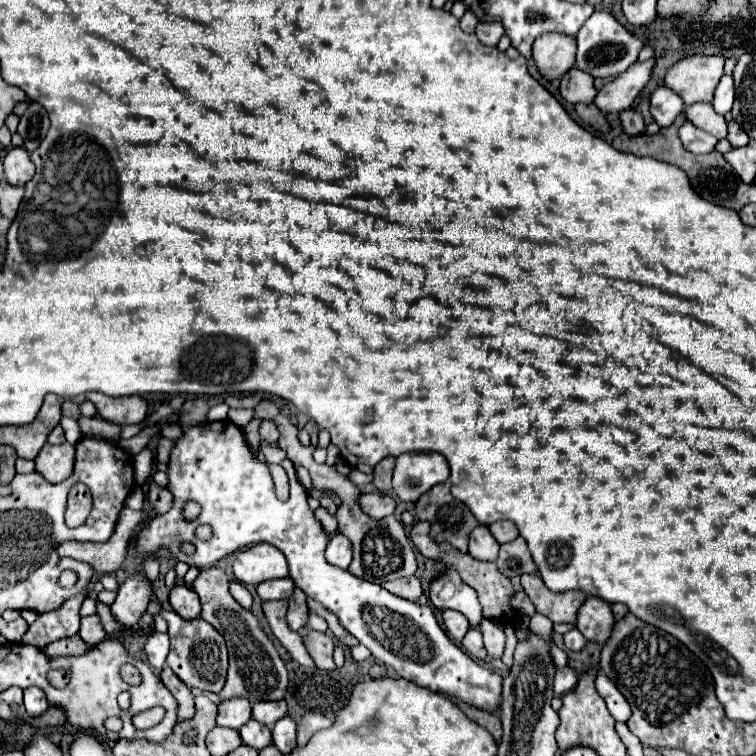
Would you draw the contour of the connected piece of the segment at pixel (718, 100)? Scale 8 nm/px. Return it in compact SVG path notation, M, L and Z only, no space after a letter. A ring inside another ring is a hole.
M723 76L717 84L715 96L713 96L713 108L719 114L727 114L731 110L731 104L735 100L735 88L733 88L733 78L731 76Z

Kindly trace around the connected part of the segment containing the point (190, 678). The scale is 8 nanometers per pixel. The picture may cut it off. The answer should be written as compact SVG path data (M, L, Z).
M161 610L161 616L169 624L171 652L167 656L167 666L177 674L181 682L189 688L199 688L207 692L221 692L227 676L227 650L223 636L205 620L183 620L177 612Z

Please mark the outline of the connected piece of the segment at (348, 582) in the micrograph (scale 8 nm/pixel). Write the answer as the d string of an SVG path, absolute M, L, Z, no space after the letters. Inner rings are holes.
M231 420L181 428L183 434L175 440L167 462L167 488L173 494L173 508L167 514L141 524L135 538L135 550L141 558L155 556L161 548L167 548L175 560L195 568L209 568L245 546L259 542L273 544L285 554L289 562L289 576L295 586L311 600L323 604L325 610L333 612L347 632L367 646L379 662L391 666L401 678L441 694L453 694L477 708L493 712L499 708L501 676L479 666L463 650L459 650L441 630L429 606L397 598L377 584L365 582L347 570L327 564L325 548L333 534L329 534L315 518L307 504L307 492L297 480L295 466L281 448L261 446L259 452L255 452L247 444L243 430ZM259 454L263 454L267 462L275 462L285 468L291 486L287 500L279 500L275 496L275 484L269 468L259 462ZM185 500L195 500L203 506L203 512L195 522L185 522L181 516ZM201 524L209 524L213 528L213 536L209 540L199 540L195 536L195 530ZM183 540L197 546L193 556L185 556L177 550Z

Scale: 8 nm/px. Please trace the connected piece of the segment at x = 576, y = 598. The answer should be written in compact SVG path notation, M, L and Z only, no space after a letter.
M525 574L521 576L521 584L525 588L525 594L533 602L535 610L543 616L547 616L551 622L569 622L575 624L577 612L581 604L585 602L587 594L583 590L573 590L573 592L549 592L545 588L543 580L539 574Z

